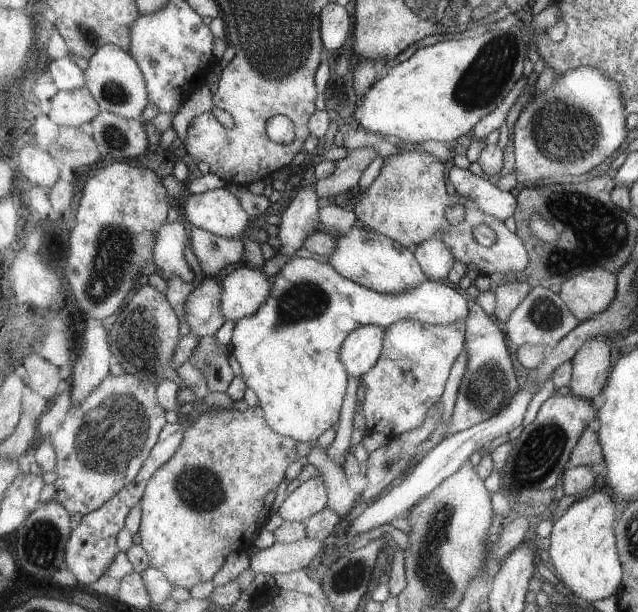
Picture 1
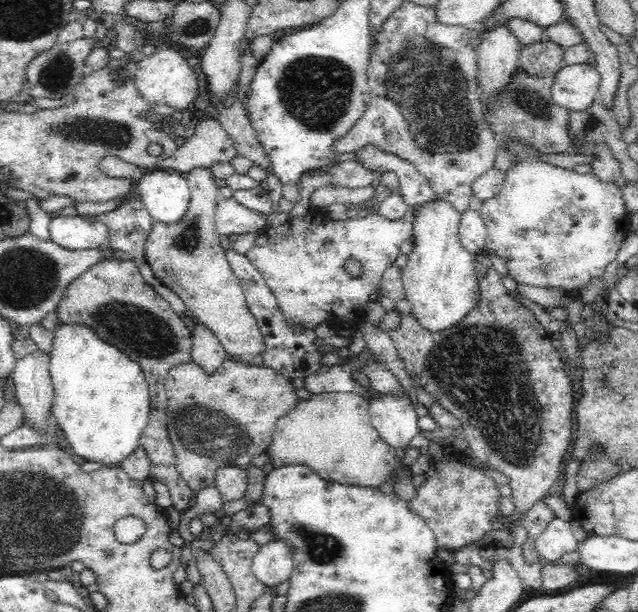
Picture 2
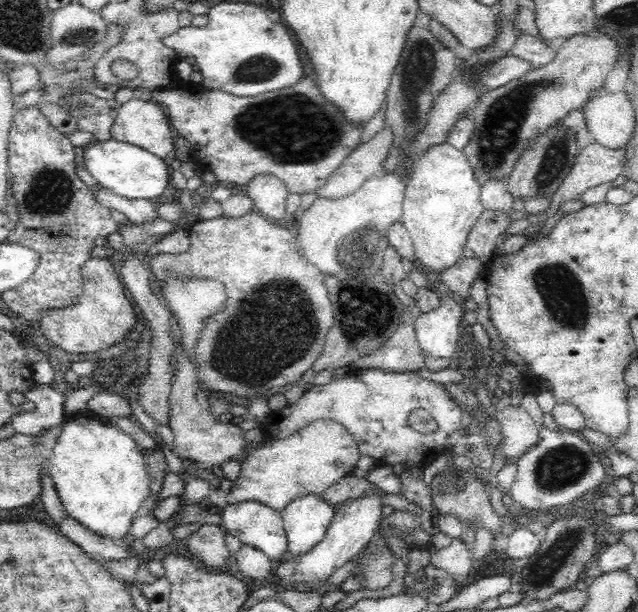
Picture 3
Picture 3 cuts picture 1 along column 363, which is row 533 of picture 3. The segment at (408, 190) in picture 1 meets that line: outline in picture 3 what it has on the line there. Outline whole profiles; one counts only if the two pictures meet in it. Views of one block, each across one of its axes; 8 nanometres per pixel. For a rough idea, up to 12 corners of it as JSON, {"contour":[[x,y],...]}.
{"contour":[[204,524],[186,550],[204,568],[220,572],[234,556],[220,526]]}

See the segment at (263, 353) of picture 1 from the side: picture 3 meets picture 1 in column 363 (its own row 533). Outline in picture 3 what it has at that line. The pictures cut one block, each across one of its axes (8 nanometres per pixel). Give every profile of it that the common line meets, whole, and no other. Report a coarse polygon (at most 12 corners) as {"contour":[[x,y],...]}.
{"contour":[[320,494],[294,498],[282,510],[292,560],[324,540],[338,508]]}

